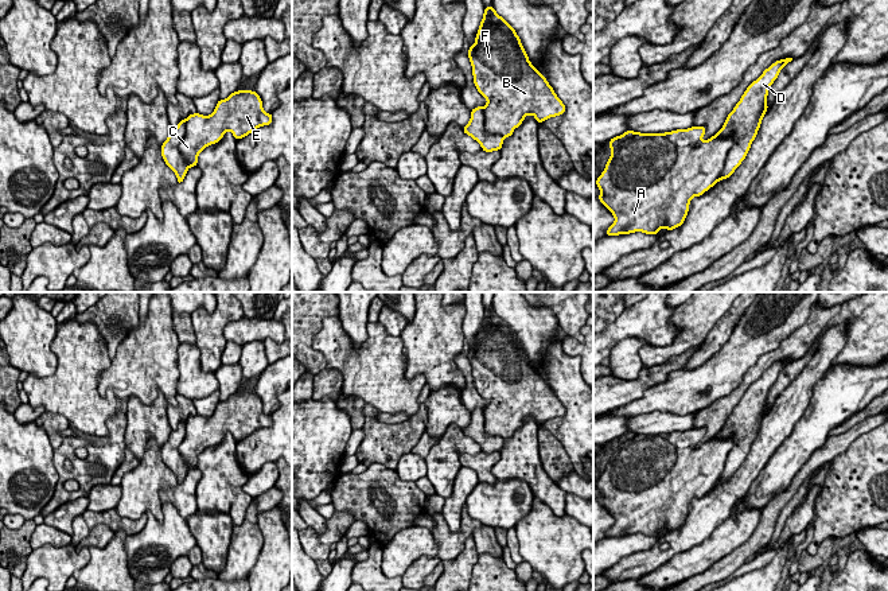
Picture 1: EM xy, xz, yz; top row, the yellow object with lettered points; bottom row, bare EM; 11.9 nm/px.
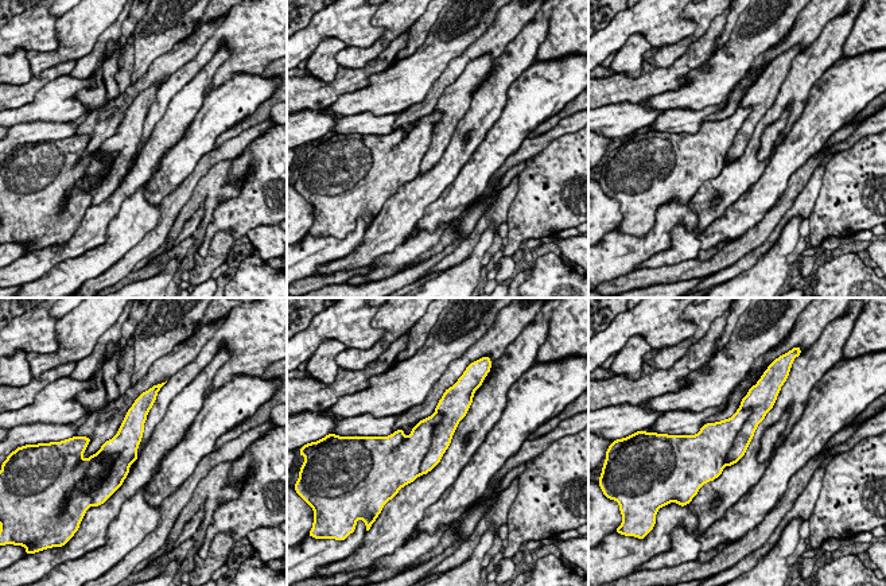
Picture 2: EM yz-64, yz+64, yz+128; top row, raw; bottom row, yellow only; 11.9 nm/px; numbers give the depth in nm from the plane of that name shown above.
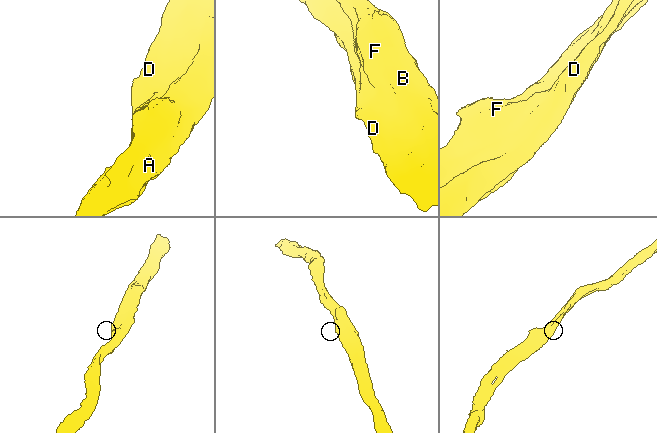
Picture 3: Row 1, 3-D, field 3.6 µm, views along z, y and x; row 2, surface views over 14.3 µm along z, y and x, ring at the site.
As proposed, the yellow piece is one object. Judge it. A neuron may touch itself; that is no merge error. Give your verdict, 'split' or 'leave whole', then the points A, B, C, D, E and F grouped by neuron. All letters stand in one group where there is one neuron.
leave whole; A B C D E F

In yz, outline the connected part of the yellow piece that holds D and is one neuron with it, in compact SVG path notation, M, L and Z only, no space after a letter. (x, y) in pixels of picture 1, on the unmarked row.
M792 359L780 361L766 370L747 389L723 429L706 443L701 442L706 433L704 427L665 435L626 432L612 439L608 447L611 458L595 485L600 491L599 502L615 518L605 537L635 533L655 537L662 529L667 533L679 529L689 514L692 499L701 498L718 482L728 481L745 460L767 415L768 392L791 362Z

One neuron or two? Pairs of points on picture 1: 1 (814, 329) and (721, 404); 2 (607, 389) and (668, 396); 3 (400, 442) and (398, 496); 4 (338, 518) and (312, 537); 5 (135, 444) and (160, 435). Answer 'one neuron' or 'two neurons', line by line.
1: one neuron
2: two neurons
3: two neurons
4: one neuron
5: one neuron

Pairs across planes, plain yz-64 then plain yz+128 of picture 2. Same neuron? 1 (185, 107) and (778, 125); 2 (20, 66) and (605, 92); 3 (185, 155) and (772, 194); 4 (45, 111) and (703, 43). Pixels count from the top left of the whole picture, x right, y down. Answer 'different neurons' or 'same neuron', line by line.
1: different neurons
2: different neurons
3: same neuron
4: different neurons

